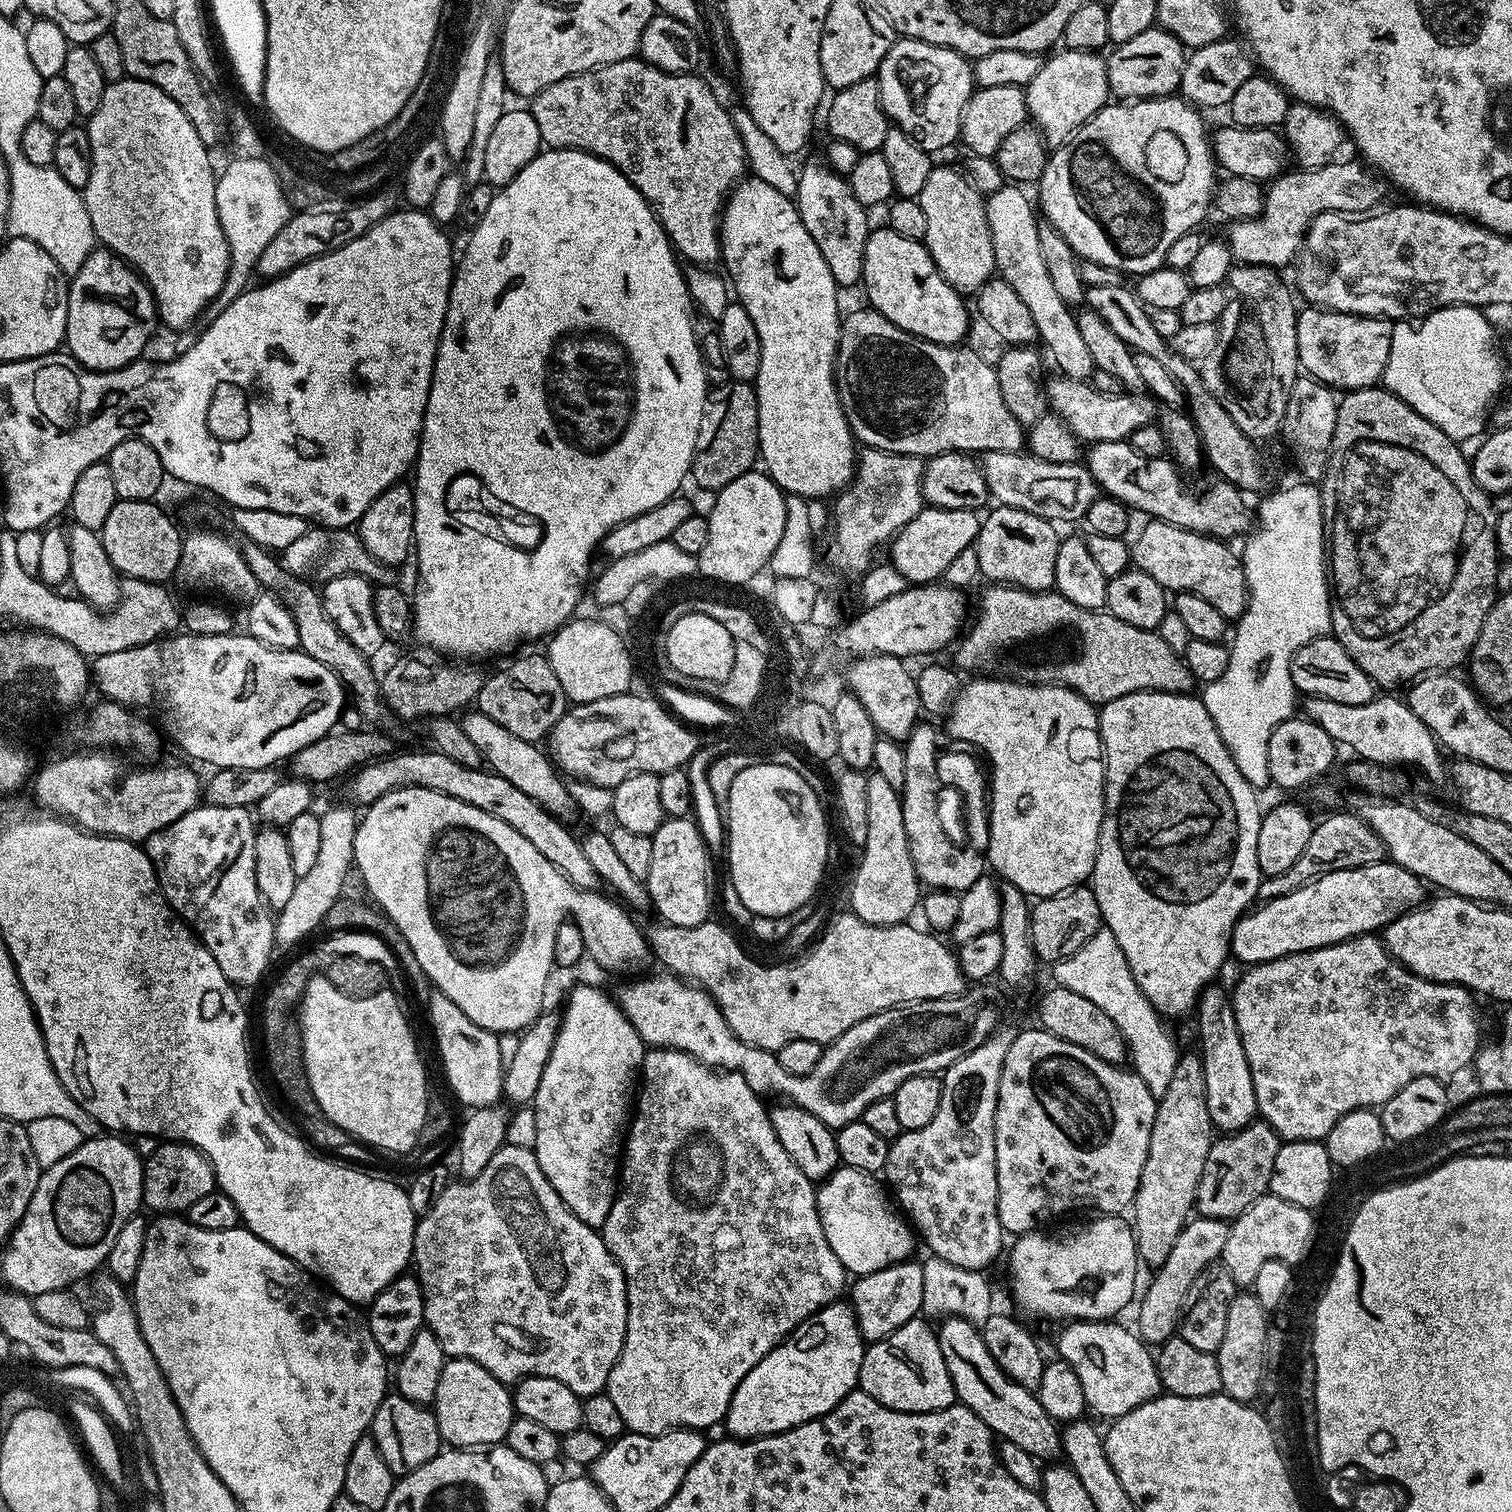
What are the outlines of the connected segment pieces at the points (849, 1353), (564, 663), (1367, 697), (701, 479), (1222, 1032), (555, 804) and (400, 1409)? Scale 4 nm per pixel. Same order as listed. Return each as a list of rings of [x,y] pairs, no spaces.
[[[833,1302],[820,1308],[810,1318],[783,1340],[778,1347],[770,1350],[746,1378],[734,1390],[728,1407],[727,1435],[737,1440],[750,1440],[757,1436],[776,1436],[779,1432],[790,1432],[806,1422],[825,1416],[846,1394],[850,1394],[860,1383],[860,1367],[864,1361],[866,1341],[856,1321],[856,1310],[848,1302]]]
[[[573,618],[552,633],[547,641],[546,655],[572,704],[622,696],[631,689],[628,687],[632,684],[632,656],[624,639],[621,633],[600,619]]]
[[[1332,634],[1319,636],[1296,651],[1292,659],[1292,681],[1297,693],[1305,697],[1321,696],[1330,702],[1346,702],[1350,706],[1362,706],[1362,702],[1370,702],[1378,692],[1376,684]]]
[[[732,382],[724,392],[724,413],[720,421],[712,428],[712,433],[705,435],[702,446],[697,447],[692,457],[691,479],[696,479],[700,488],[719,490],[734,478],[753,471],[757,463],[760,443],[758,442],[758,398],[755,387],[748,382]]]
[[[1213,982],[1201,992],[1194,1017],[1196,1016],[1196,1028],[1200,1031],[1199,1051],[1204,1061],[1206,1110],[1210,1110],[1213,1129],[1227,1134],[1253,1123],[1258,1113],[1254,1082],[1250,1066],[1246,1062],[1246,1050],[1242,1050],[1242,1038],[1238,1034],[1238,1018],[1234,1018],[1232,997],[1227,987],[1219,988],[1218,985],[1219,983]]]
[[[478,710],[465,711],[462,723],[466,730],[466,738],[470,738],[470,742],[474,742],[474,746],[478,746],[478,750],[484,755],[484,764],[502,778],[514,782],[518,790],[530,794],[530,798],[534,798],[538,806],[545,808],[552,816],[558,817],[565,815],[564,808],[575,809],[577,807],[565,777],[561,775],[557,765],[550,759],[549,753],[539,743],[523,740],[510,734],[510,730],[498,726],[494,718],[486,718],[486,714]]]
[[[396,1390],[389,1391],[382,1398],[372,1419],[370,1435],[386,1461],[386,1466],[390,1466],[392,1475],[397,1478],[418,1470],[442,1451],[435,1411],[423,1404],[415,1404]]]

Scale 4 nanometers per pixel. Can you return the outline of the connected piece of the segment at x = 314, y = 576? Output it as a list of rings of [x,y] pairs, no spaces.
[[[312,526],[282,552],[281,564],[300,580],[323,584],[336,577],[357,575],[366,577],[373,585],[396,585],[400,582],[395,565],[378,562],[361,544],[359,535],[351,529],[329,529]]]

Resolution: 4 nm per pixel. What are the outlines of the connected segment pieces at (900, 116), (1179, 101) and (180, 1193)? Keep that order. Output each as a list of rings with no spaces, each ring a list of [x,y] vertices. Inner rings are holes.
[[[900,38],[886,58],[882,58],[874,79],[878,82],[880,101],[889,121],[918,142],[922,150],[937,154],[960,140],[962,114],[974,91],[969,57],[952,48]]]
[[[1176,94],[1154,96],[1151,100],[1112,102],[1101,108],[1095,116],[1089,118],[1059,150],[1053,151],[1049,155],[1046,170],[1040,175],[1038,181],[1041,204],[1039,204],[1039,207],[1042,212],[1042,207],[1044,207],[1044,212],[1048,215],[1045,217],[1050,218],[1050,222],[1058,229],[1065,227],[1064,216],[1070,215],[1071,212],[1080,212],[1080,217],[1076,220],[1076,232],[1071,232],[1070,230],[1064,232],[1066,242],[1070,242],[1070,246],[1077,257],[1093,260],[1095,263],[1116,269],[1123,274],[1129,274],[1129,272],[1136,272],[1135,274],[1152,272],[1167,261],[1170,246],[1174,246],[1174,242],[1178,242],[1178,238],[1182,238],[1182,234],[1201,227],[1199,224],[1203,222],[1208,208],[1210,212],[1210,205],[1213,203],[1214,193],[1218,187],[1218,175],[1216,176],[1218,165],[1210,147],[1209,129],[1204,129],[1204,120],[1199,115],[1203,116],[1187,100]]]
[[[160,1142],[156,1149],[144,1160],[144,1177],[142,1178],[143,1207],[149,1208],[152,1214],[184,1214],[187,1213],[198,1198],[210,1194],[216,1188],[216,1175],[211,1162],[194,1146],[183,1142]]]

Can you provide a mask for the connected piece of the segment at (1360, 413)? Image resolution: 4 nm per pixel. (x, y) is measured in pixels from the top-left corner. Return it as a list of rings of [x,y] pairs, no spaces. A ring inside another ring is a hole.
[[[1353,388],[1345,391],[1339,397],[1336,413],[1340,416],[1340,428],[1334,426],[1334,438],[1332,440],[1340,440],[1340,444],[1348,444],[1348,446],[1338,446],[1333,450],[1335,453],[1343,454],[1349,451],[1361,450],[1364,444],[1383,445],[1386,439],[1396,440],[1398,445],[1408,444],[1408,448],[1414,447],[1420,449],[1424,453],[1432,456],[1432,459],[1444,470],[1444,474],[1457,487],[1458,492],[1462,493],[1466,498],[1468,508],[1479,518],[1493,523],[1498,515],[1497,508],[1494,508],[1492,502],[1493,497],[1480,486],[1473,476],[1472,465],[1469,457],[1464,457],[1464,452],[1457,441],[1452,440],[1438,426],[1434,426],[1434,422],[1430,422],[1422,414],[1418,414],[1418,410],[1414,410],[1402,398],[1398,398],[1393,392],[1387,390],[1377,390],[1371,388]],[[1360,436],[1378,436],[1376,438],[1366,438],[1366,442]]]

